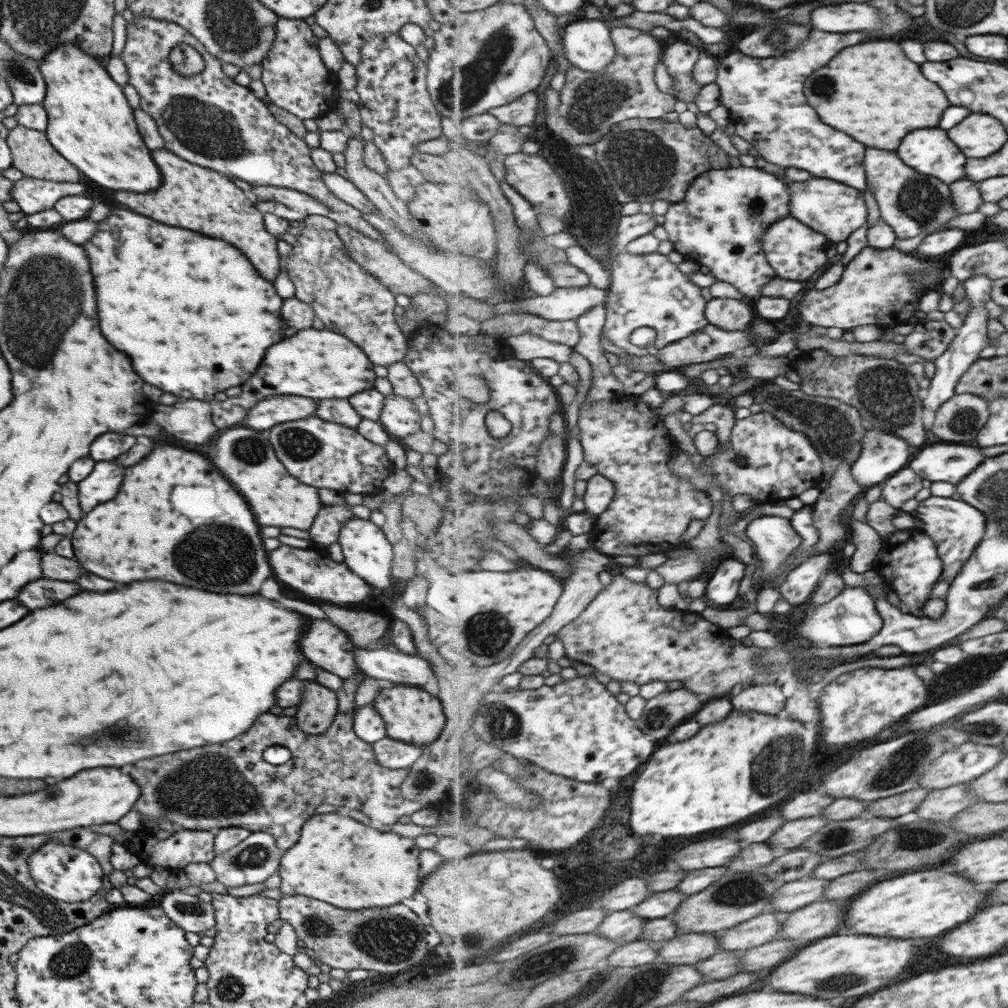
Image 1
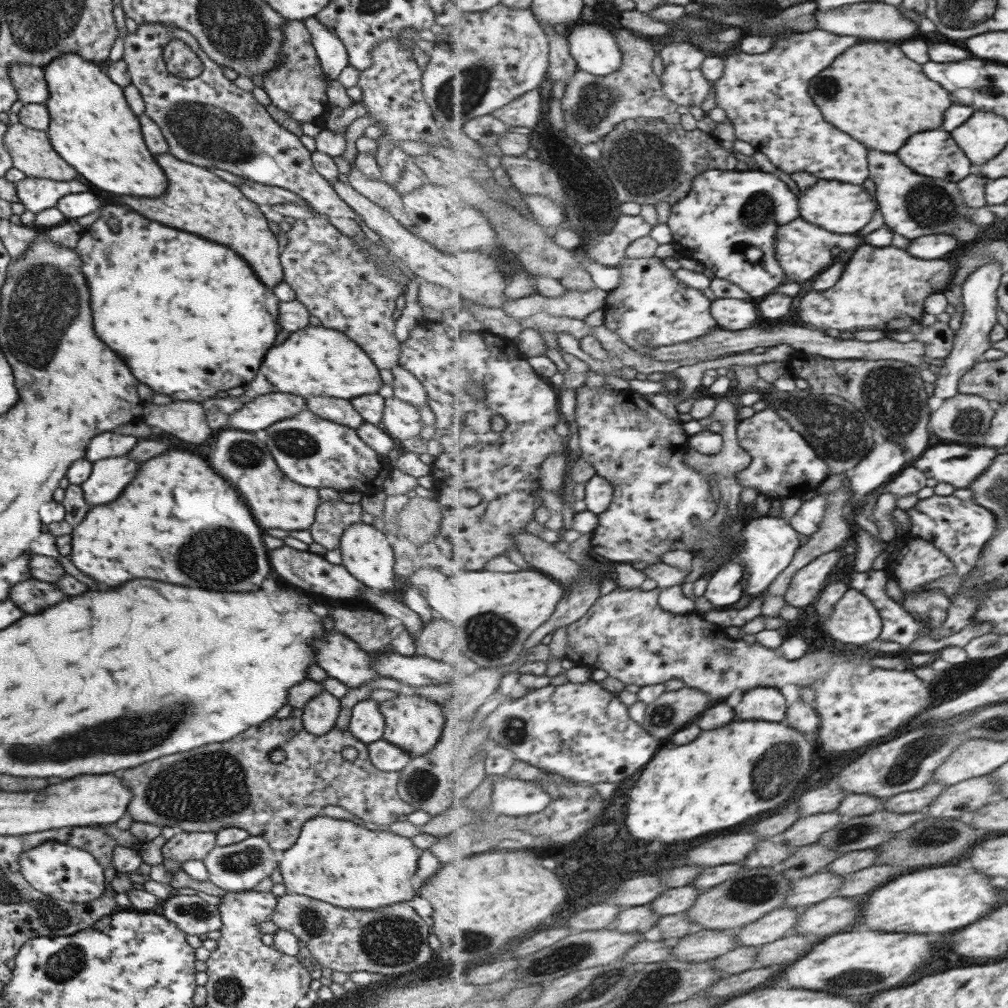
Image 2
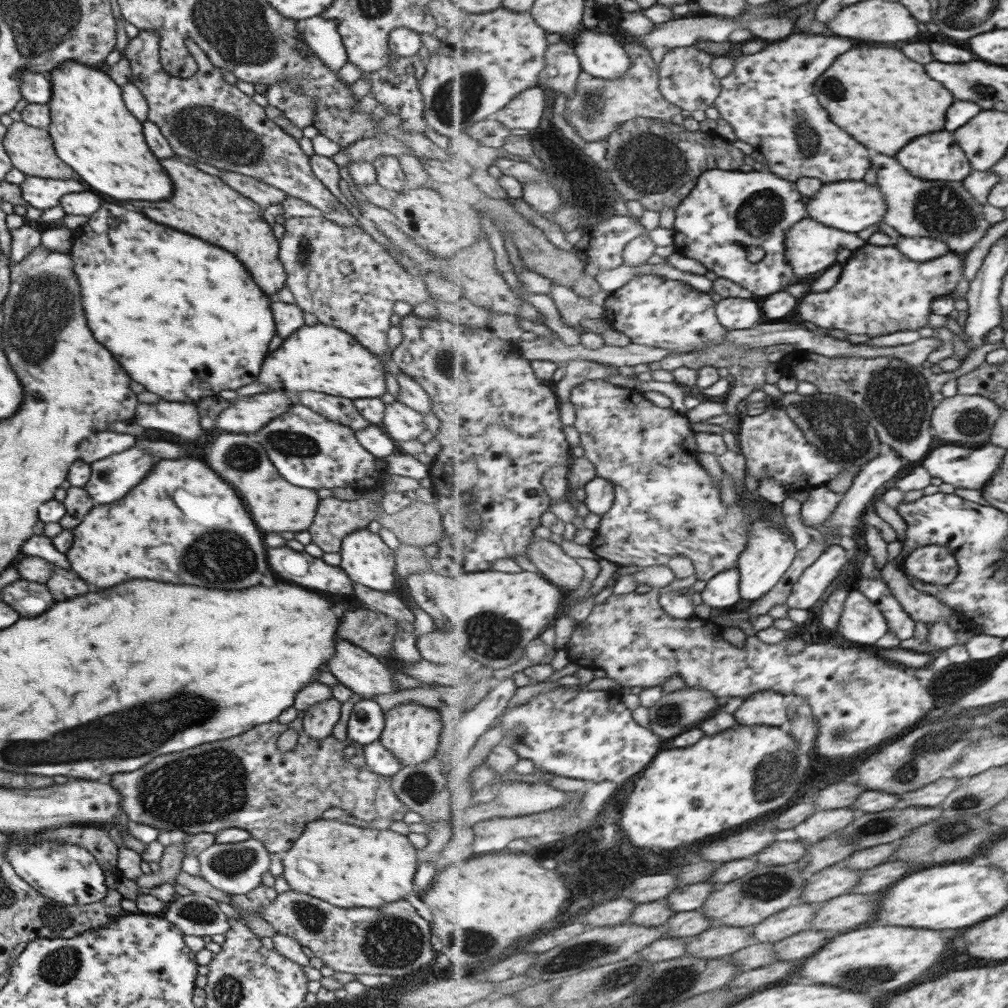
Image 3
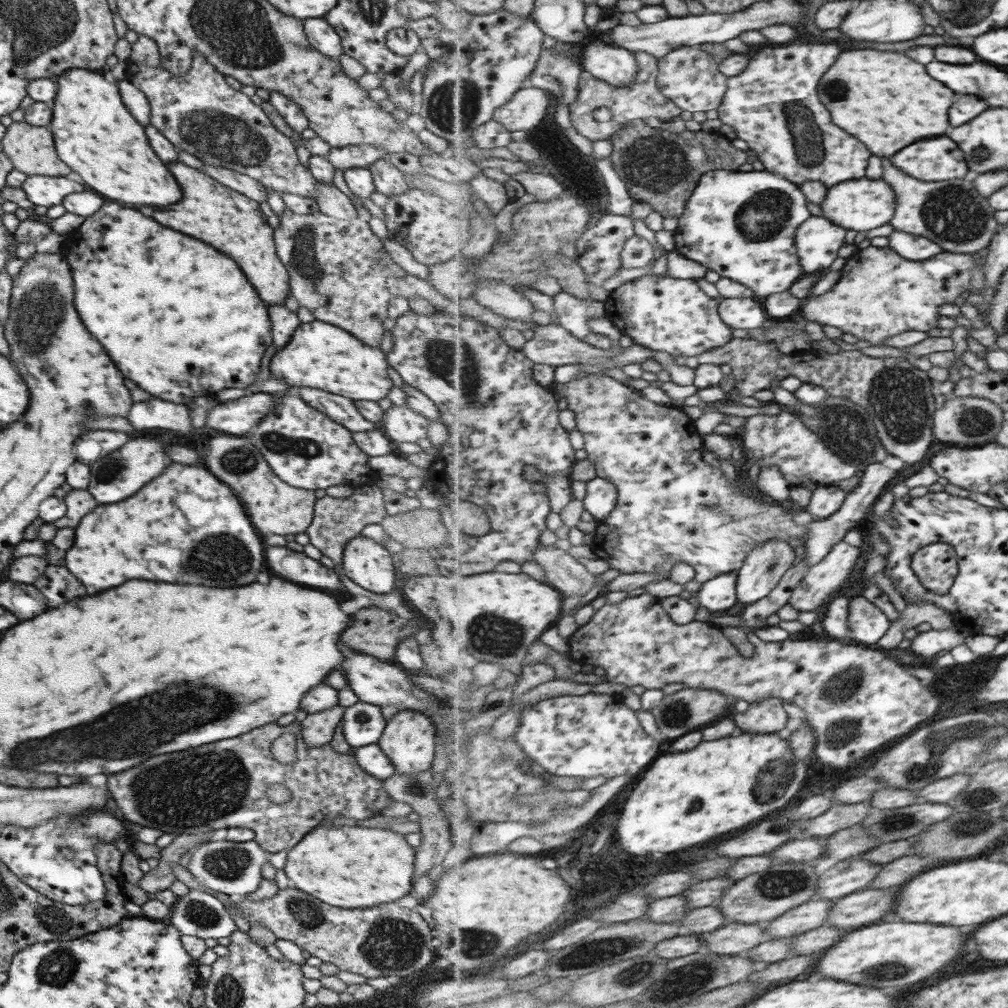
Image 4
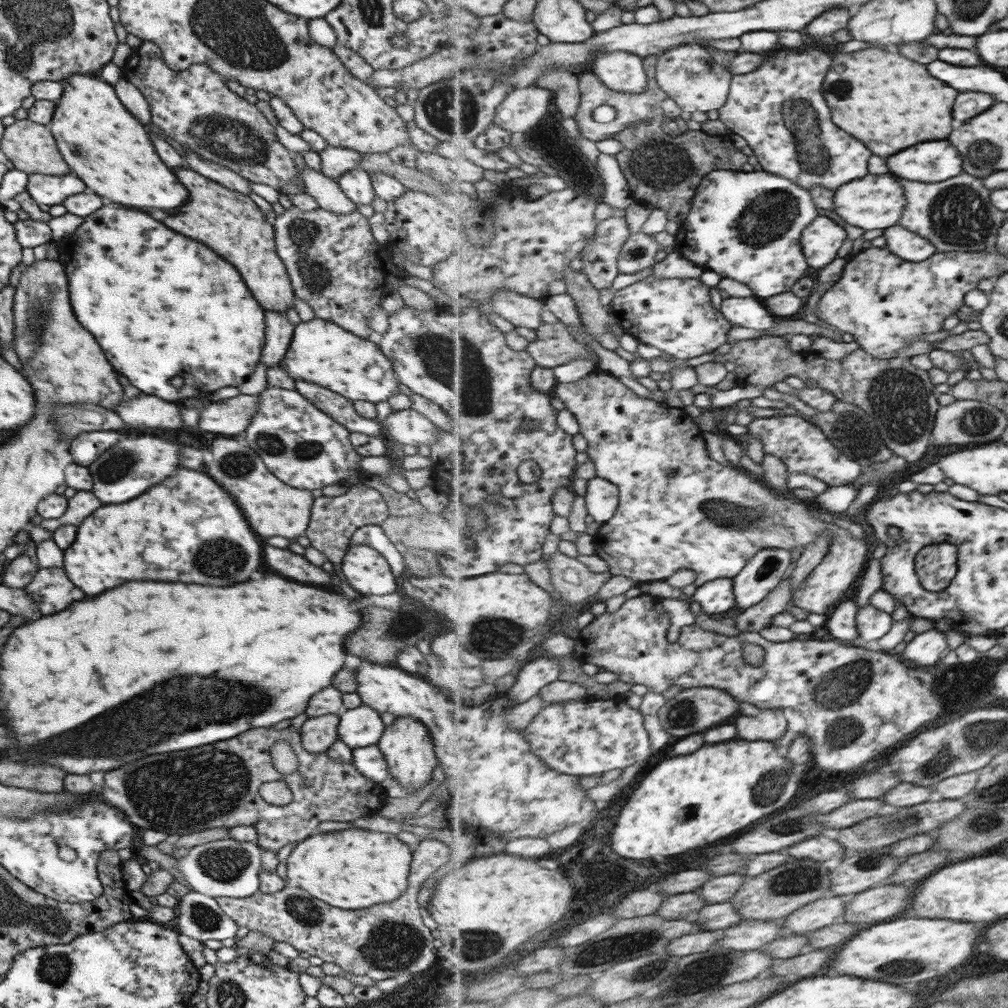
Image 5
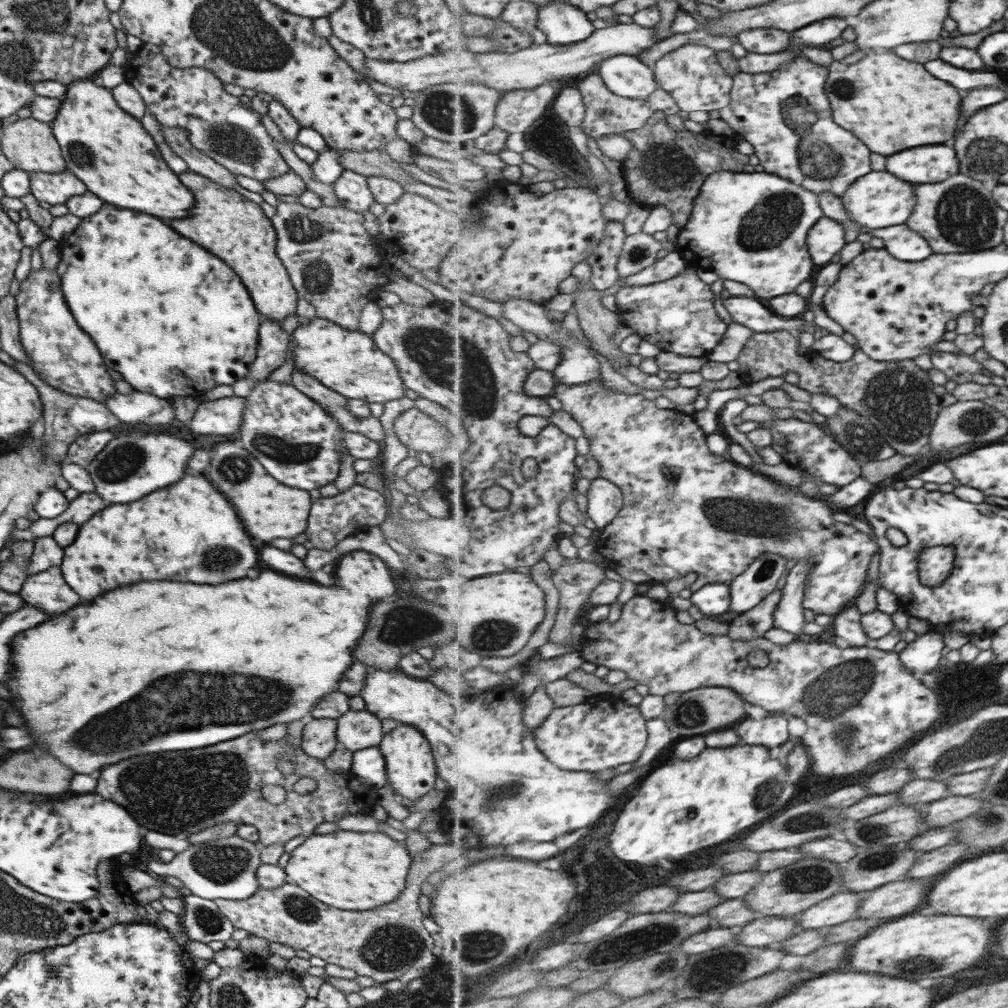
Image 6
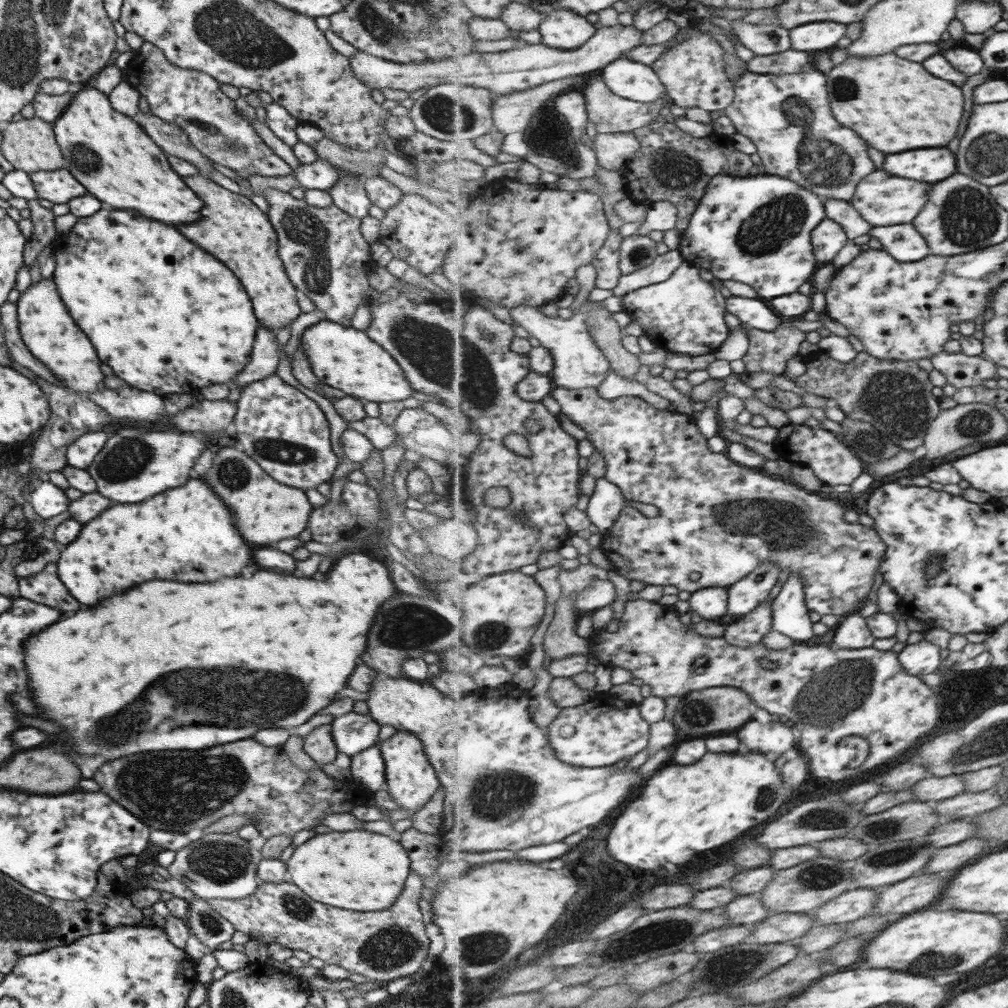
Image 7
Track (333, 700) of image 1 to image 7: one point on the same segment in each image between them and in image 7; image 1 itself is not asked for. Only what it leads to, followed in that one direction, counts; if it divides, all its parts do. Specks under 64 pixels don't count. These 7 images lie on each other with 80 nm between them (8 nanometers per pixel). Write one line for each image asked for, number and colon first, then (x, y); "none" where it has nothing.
2: (319, 715)
3: (319, 720)
4: (317, 729)
5: (317, 733)
6: (318, 740)
7: (318, 745)

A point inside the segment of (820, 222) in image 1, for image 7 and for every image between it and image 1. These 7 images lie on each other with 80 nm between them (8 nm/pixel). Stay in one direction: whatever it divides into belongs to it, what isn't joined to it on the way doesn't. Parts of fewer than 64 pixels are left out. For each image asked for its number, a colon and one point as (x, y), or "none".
2: (842, 208)
3: (851, 206)
4: (863, 204)
5: (877, 202)
6: (880, 200)
7: (887, 200)

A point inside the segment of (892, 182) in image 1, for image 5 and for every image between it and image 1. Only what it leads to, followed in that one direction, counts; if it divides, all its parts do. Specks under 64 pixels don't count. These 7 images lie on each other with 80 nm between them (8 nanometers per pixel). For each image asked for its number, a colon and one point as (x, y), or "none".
2: (914, 205)
3: (946, 210)
4: (965, 220)
5: (962, 206)

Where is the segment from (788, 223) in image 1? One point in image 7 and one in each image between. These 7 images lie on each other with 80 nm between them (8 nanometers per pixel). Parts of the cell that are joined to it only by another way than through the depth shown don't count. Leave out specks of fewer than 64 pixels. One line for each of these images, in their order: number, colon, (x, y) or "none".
2: (804, 249)
3: (812, 246)
4: (818, 241)
5: (821, 242)
6: (826, 240)
7: (828, 239)

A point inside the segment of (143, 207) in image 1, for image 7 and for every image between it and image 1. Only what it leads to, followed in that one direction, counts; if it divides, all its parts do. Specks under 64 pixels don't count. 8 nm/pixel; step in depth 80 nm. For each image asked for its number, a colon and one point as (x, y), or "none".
2: (195, 200)
3: (203, 205)
4: (208, 211)
5: (228, 222)
6: (224, 222)
7: (231, 228)

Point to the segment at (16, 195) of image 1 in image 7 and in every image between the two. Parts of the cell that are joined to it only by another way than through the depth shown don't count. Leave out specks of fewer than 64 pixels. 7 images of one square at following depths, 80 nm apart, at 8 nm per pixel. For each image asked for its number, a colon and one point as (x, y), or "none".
2: (35, 194)
3: (40, 193)
4: (46, 191)
5: (48, 190)
6: (55, 188)
7: (57, 186)

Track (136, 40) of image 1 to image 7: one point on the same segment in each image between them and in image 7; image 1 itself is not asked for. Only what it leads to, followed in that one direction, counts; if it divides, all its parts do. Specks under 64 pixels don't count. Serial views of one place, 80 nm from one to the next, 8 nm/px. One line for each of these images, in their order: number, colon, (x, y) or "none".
2: (207, 121)
3: (203, 118)
4: (197, 112)
5: (193, 106)
6: (217, 124)
7: (191, 99)

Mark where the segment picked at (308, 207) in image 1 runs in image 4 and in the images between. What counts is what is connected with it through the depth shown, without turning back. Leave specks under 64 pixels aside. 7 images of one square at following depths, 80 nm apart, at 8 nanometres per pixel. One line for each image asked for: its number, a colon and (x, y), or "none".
2: (260, 194)
3: (262, 194)
4: (243, 184)

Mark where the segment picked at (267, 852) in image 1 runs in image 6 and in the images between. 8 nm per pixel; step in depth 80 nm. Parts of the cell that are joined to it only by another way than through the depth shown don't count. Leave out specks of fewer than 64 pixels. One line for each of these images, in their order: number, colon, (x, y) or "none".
2: (236, 868)
3: (236, 868)
4: (234, 868)
5: (228, 868)
6: (225, 868)

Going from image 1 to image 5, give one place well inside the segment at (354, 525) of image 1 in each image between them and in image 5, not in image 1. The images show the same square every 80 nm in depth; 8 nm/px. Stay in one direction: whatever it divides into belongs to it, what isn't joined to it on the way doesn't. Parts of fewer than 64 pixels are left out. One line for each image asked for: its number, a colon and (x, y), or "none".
2: (366, 552)
3: (365, 558)
4: (369, 565)
5: (366, 570)

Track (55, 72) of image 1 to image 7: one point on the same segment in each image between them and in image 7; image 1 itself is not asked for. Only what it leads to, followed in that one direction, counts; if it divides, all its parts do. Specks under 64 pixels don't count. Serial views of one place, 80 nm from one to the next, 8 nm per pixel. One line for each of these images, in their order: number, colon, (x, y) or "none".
2: (91, 127)
3: (91, 130)
4: (94, 134)
5: (106, 148)
6: (107, 149)
7: (109, 153)

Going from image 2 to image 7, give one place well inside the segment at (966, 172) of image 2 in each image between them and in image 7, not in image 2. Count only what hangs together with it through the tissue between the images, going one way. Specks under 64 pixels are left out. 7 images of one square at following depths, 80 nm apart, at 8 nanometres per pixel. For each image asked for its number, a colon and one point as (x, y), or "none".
3: (937, 156)
4: (938, 159)
5: (933, 162)
6: (934, 163)
7: (926, 164)

